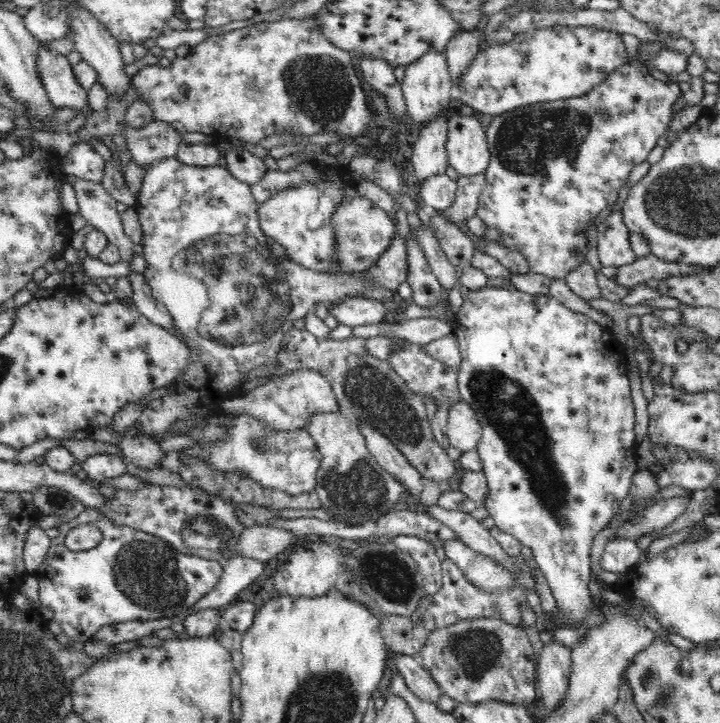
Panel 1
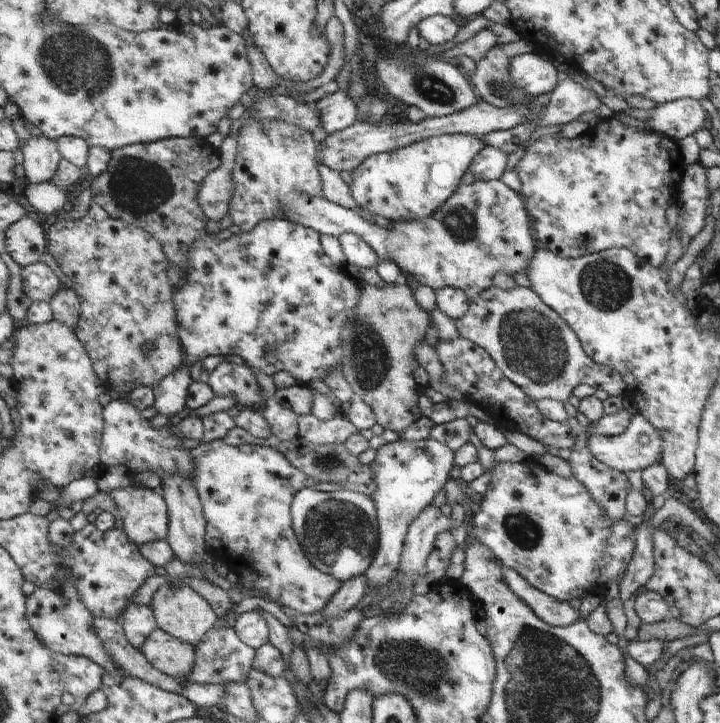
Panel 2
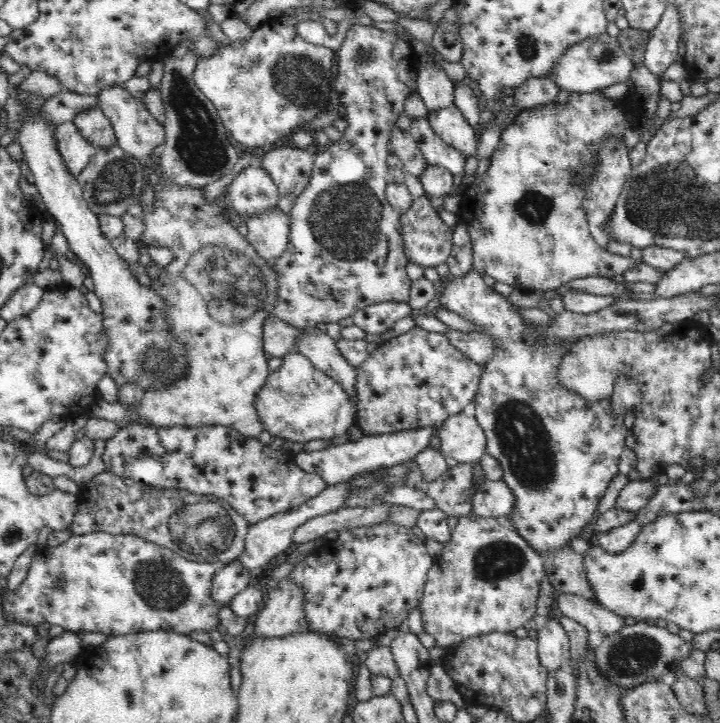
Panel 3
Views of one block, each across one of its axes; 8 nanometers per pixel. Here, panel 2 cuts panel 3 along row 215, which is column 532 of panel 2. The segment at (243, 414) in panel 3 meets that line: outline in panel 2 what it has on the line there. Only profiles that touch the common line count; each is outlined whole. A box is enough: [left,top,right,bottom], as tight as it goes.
[515,116,685,268]

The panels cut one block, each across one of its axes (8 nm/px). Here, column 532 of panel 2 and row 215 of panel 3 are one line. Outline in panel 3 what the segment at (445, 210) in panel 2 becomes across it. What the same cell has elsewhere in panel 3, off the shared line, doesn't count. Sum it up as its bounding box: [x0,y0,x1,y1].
[226,168,280,218]

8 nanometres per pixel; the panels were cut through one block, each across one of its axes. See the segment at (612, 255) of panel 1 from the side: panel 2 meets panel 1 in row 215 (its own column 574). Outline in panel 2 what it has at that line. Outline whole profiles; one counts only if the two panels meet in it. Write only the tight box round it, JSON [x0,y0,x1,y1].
[501,564,577,628]

